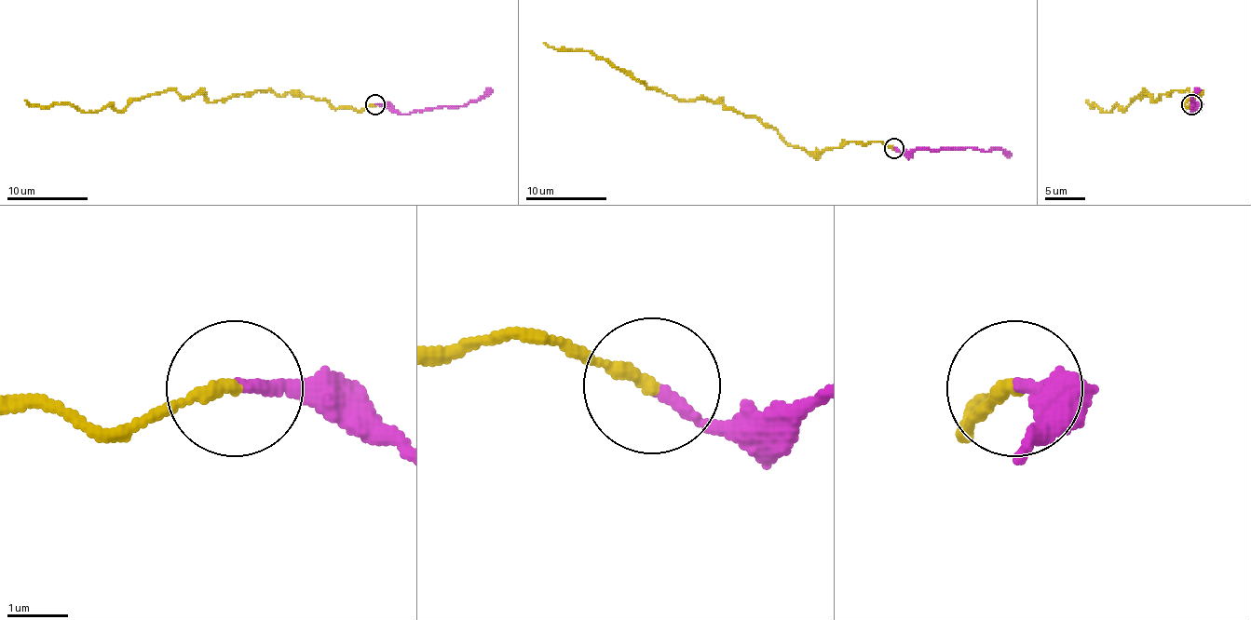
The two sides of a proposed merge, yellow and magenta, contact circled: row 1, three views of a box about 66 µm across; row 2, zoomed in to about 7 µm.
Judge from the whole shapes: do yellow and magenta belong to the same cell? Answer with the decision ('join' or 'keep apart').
join

